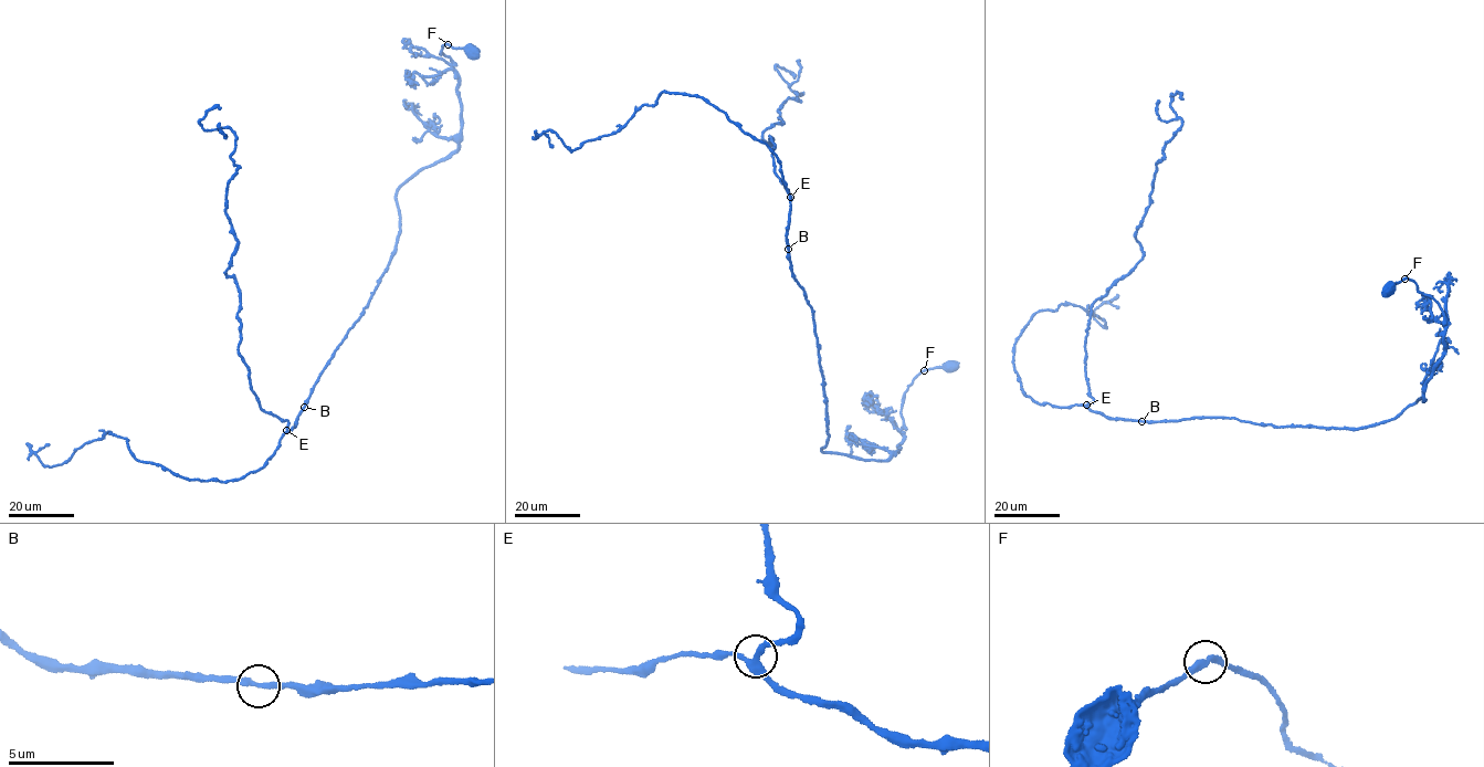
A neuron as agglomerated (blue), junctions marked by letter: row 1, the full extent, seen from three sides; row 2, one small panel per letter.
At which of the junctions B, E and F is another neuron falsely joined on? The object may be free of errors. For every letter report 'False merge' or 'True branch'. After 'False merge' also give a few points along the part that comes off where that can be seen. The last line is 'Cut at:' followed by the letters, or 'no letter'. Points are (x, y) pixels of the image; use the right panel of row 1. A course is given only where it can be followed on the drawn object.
B: True branch
E: True branch
F: True branch
Cut at: no letter

